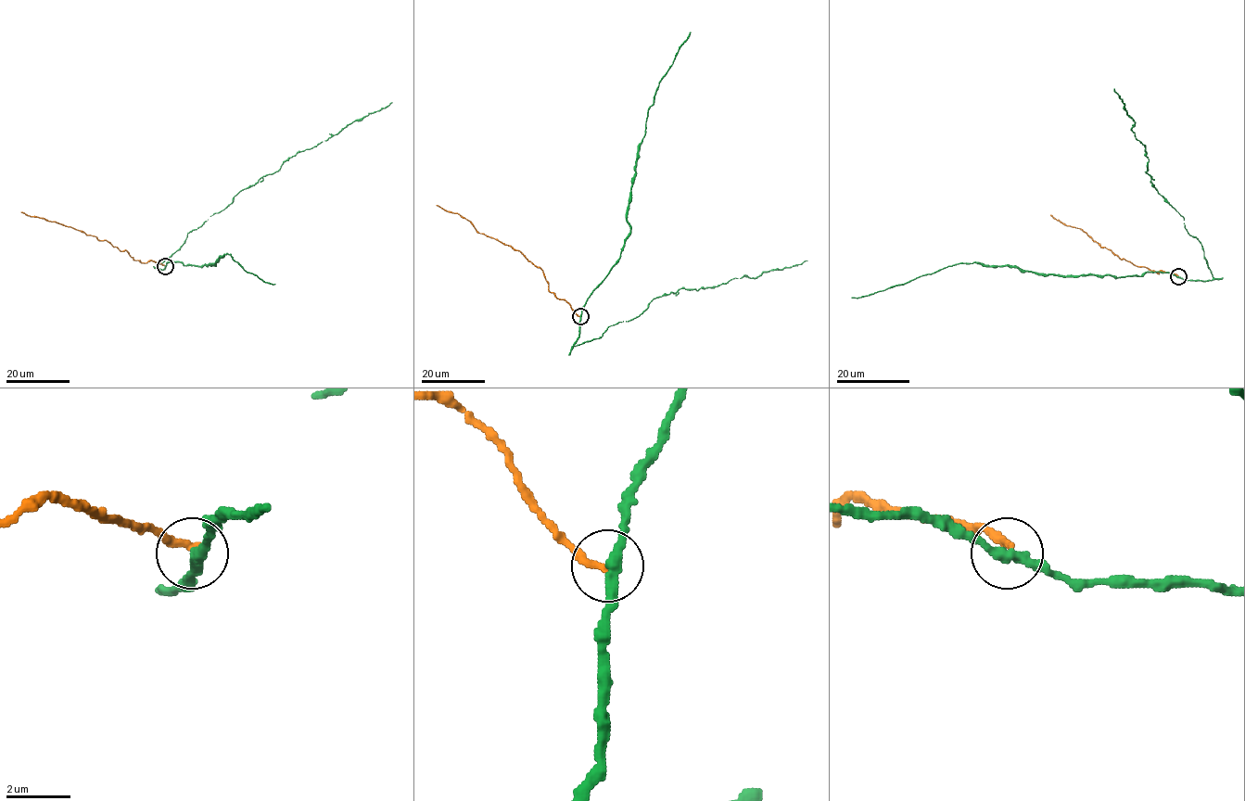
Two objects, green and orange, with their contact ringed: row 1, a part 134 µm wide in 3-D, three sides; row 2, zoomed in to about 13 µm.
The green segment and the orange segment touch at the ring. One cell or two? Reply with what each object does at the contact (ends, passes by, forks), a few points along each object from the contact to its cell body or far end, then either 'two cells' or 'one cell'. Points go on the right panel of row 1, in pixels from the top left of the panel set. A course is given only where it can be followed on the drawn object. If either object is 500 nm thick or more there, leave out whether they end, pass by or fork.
green passes by; orange ends there; green runs (1177, 276), (1213, 278), (1199, 240), (1146, 172), (1145, 146), (1114, 88); orange runs (1178, 276), (1158, 273), (1121, 259), (1082, 230), (1063, 224), (1050, 214); two cells

